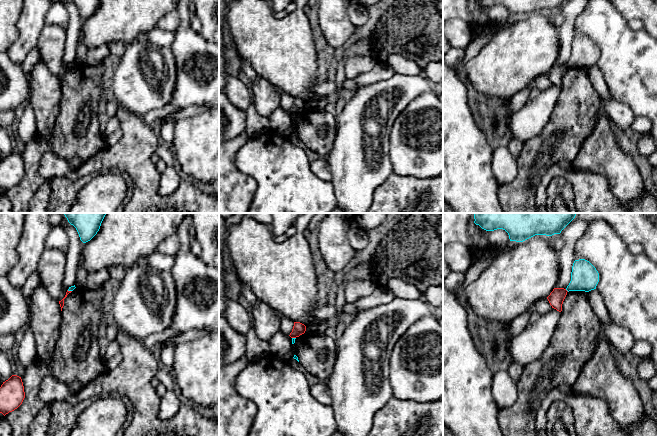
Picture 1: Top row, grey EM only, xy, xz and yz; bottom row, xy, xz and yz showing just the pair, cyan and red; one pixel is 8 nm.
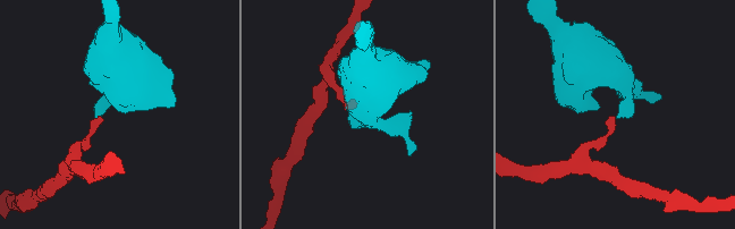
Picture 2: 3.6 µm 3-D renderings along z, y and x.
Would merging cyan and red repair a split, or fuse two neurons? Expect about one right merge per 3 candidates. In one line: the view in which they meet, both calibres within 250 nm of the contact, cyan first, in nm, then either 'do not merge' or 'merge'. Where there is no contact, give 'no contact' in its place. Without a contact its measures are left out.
meets cyan in yz; 220 nm thick on the cyan side, 120 nm on the other; do not merge

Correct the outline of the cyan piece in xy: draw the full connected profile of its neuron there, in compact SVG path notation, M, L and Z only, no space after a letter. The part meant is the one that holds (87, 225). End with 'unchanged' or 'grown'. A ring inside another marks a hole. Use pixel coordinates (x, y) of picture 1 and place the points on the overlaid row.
M64 213L83 243L90 241L99 231L106 213Z; unchanged

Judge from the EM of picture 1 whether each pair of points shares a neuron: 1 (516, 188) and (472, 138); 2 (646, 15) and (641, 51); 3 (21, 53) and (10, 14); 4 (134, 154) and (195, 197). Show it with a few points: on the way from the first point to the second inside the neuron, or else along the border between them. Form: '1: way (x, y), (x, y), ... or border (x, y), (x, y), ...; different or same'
1: border (500, 185), (498, 189), (498, 202); different
2: border (642, 28), (646, 31); different
3: border (21, 14), (17, 22), (17, 38), (10, 46); different
4: way (144, 174), (145, 186), (160, 201), (175, 201); same

